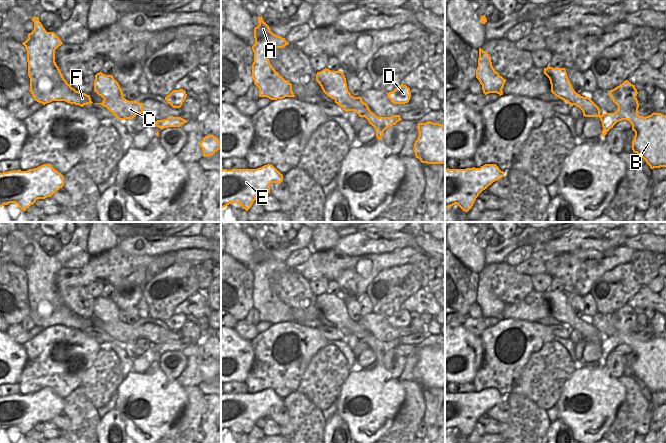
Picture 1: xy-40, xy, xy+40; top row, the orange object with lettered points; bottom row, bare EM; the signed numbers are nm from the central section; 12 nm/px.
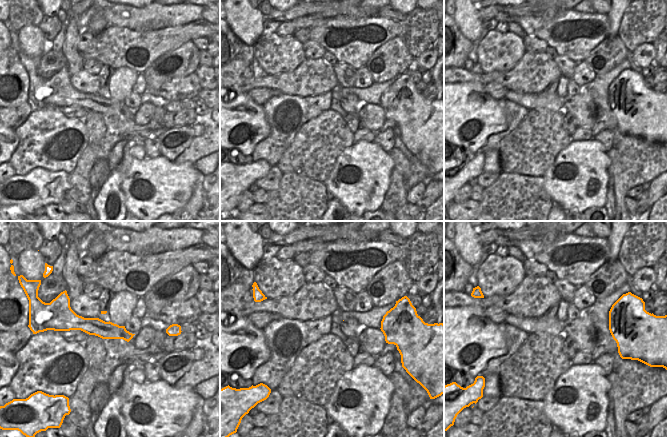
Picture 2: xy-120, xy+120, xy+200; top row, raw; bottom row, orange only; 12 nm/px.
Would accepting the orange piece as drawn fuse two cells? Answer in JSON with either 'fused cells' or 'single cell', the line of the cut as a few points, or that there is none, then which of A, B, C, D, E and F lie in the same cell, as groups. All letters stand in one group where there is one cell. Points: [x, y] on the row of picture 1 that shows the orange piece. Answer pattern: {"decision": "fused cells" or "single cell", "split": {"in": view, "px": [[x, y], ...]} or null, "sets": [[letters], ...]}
{"decision": "fused cells", "split": {"in": "xy+40", "px": [[599, 112], [592, 111], [585, 116]]}, "sets": [["A", "C", "F"], ["B", "D", "E"]]}

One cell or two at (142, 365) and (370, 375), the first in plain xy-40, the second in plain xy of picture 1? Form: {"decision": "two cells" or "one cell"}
{"decision": "two cells"}

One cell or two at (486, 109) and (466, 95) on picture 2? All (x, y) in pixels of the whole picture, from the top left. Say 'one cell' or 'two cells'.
one cell

